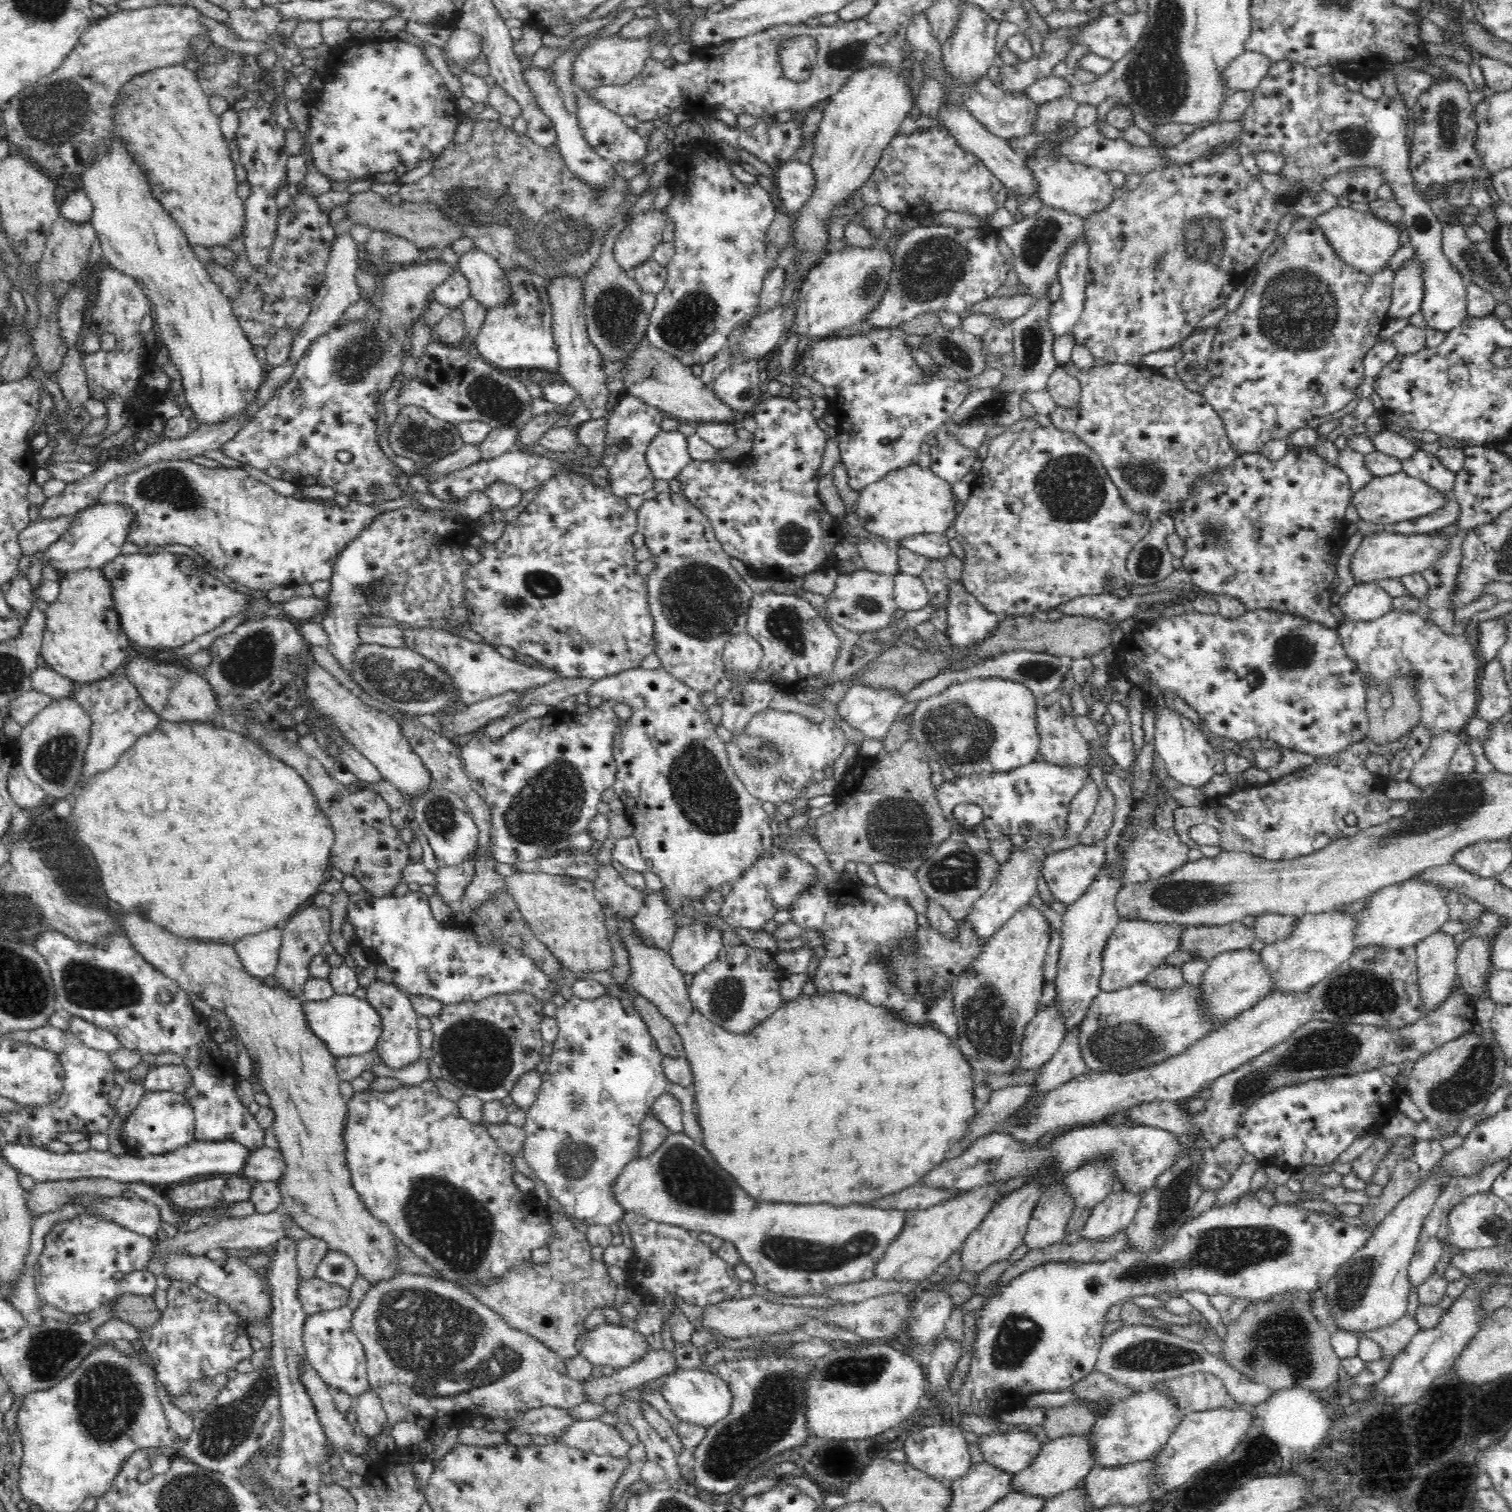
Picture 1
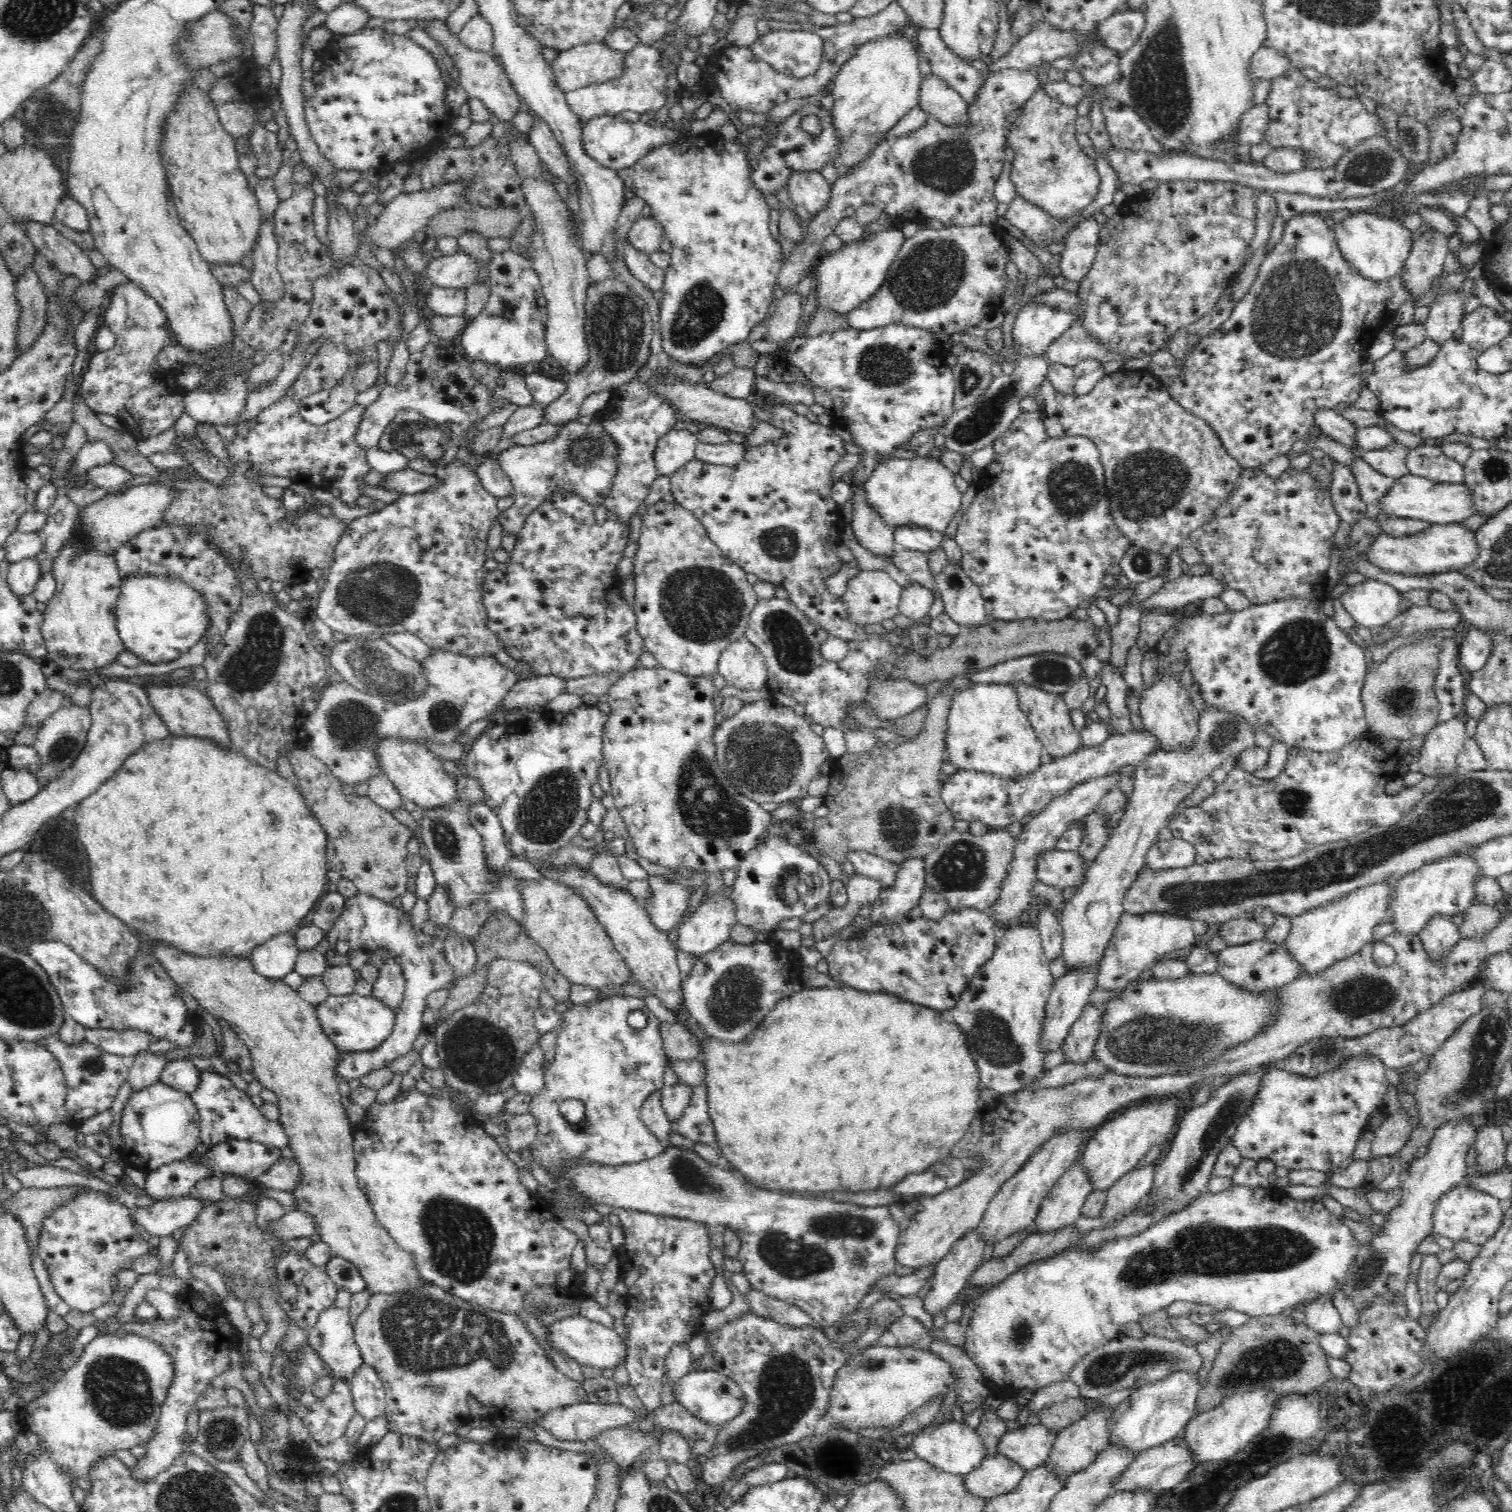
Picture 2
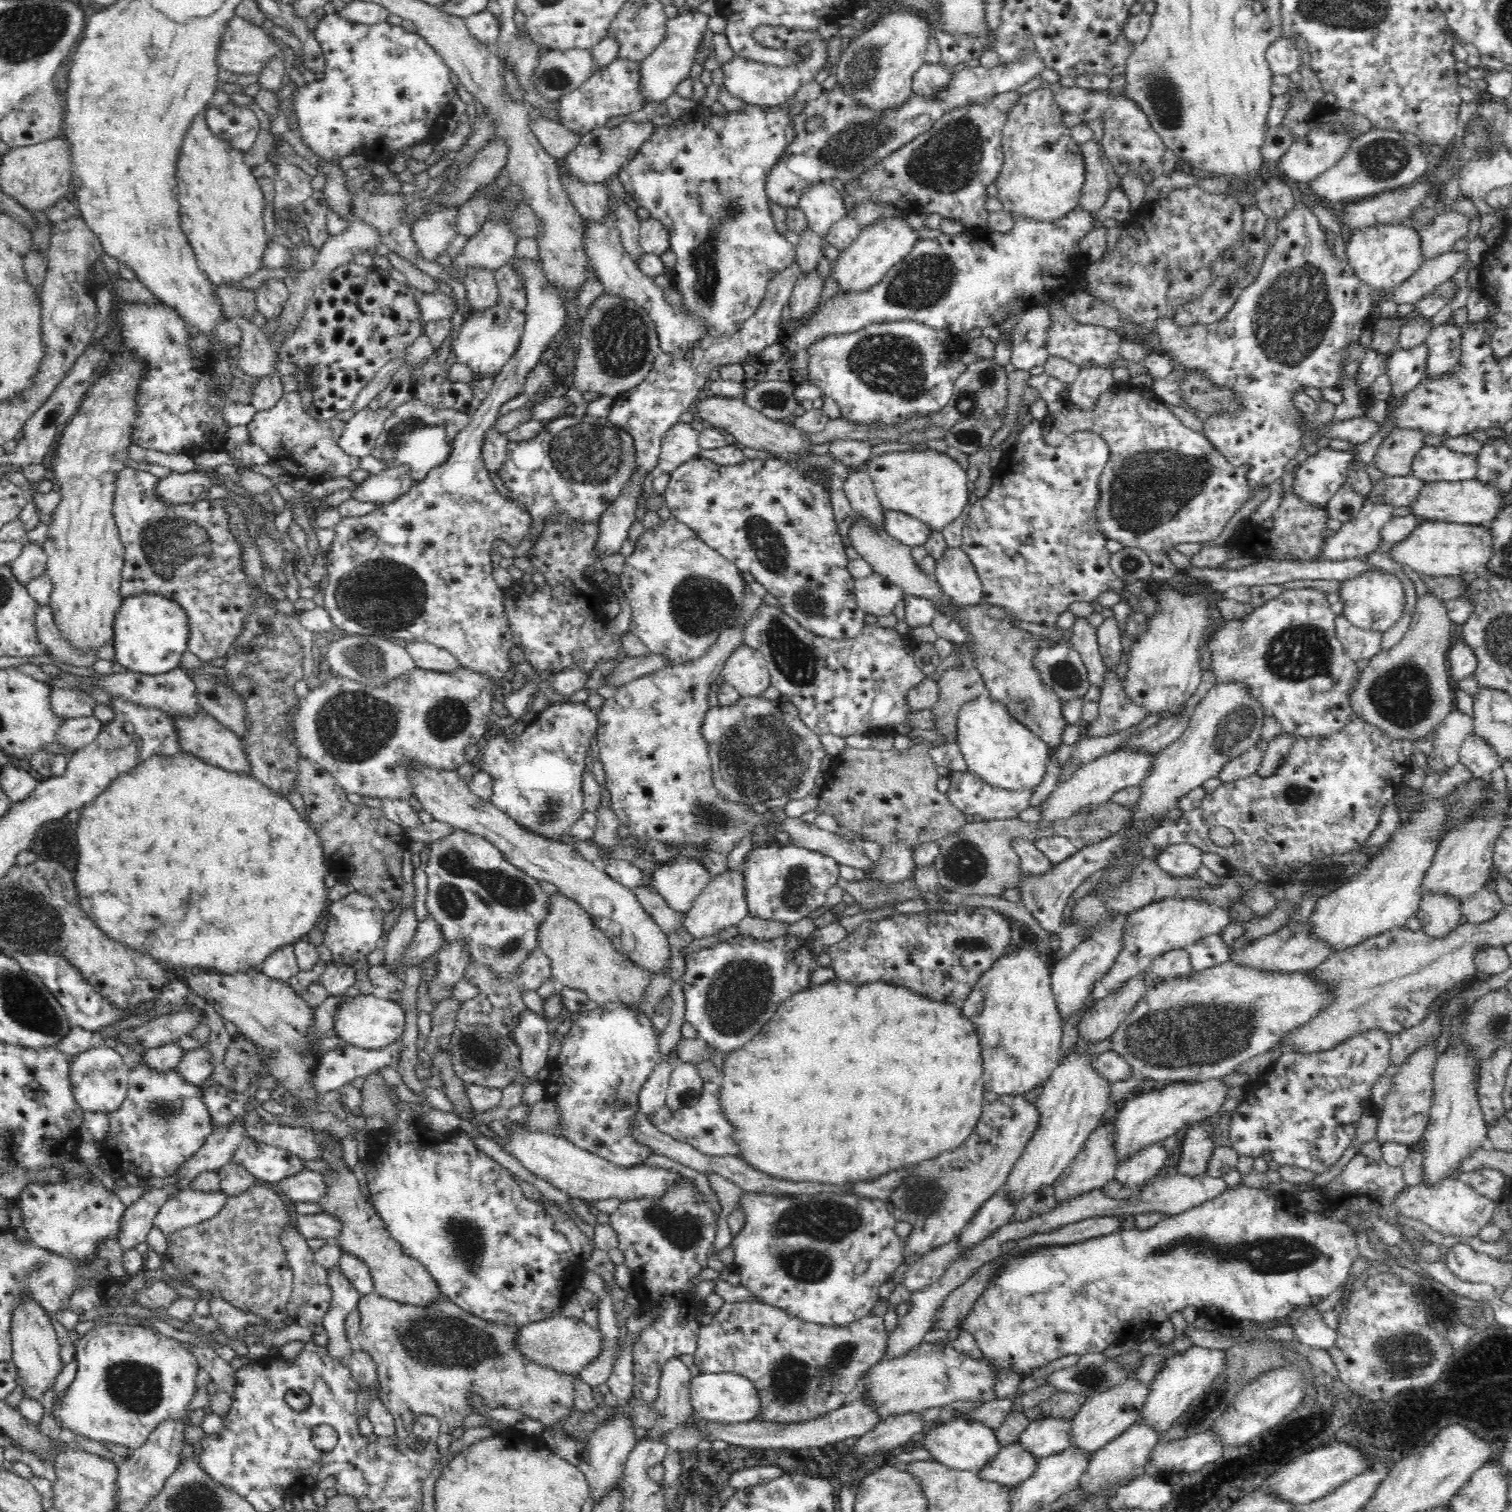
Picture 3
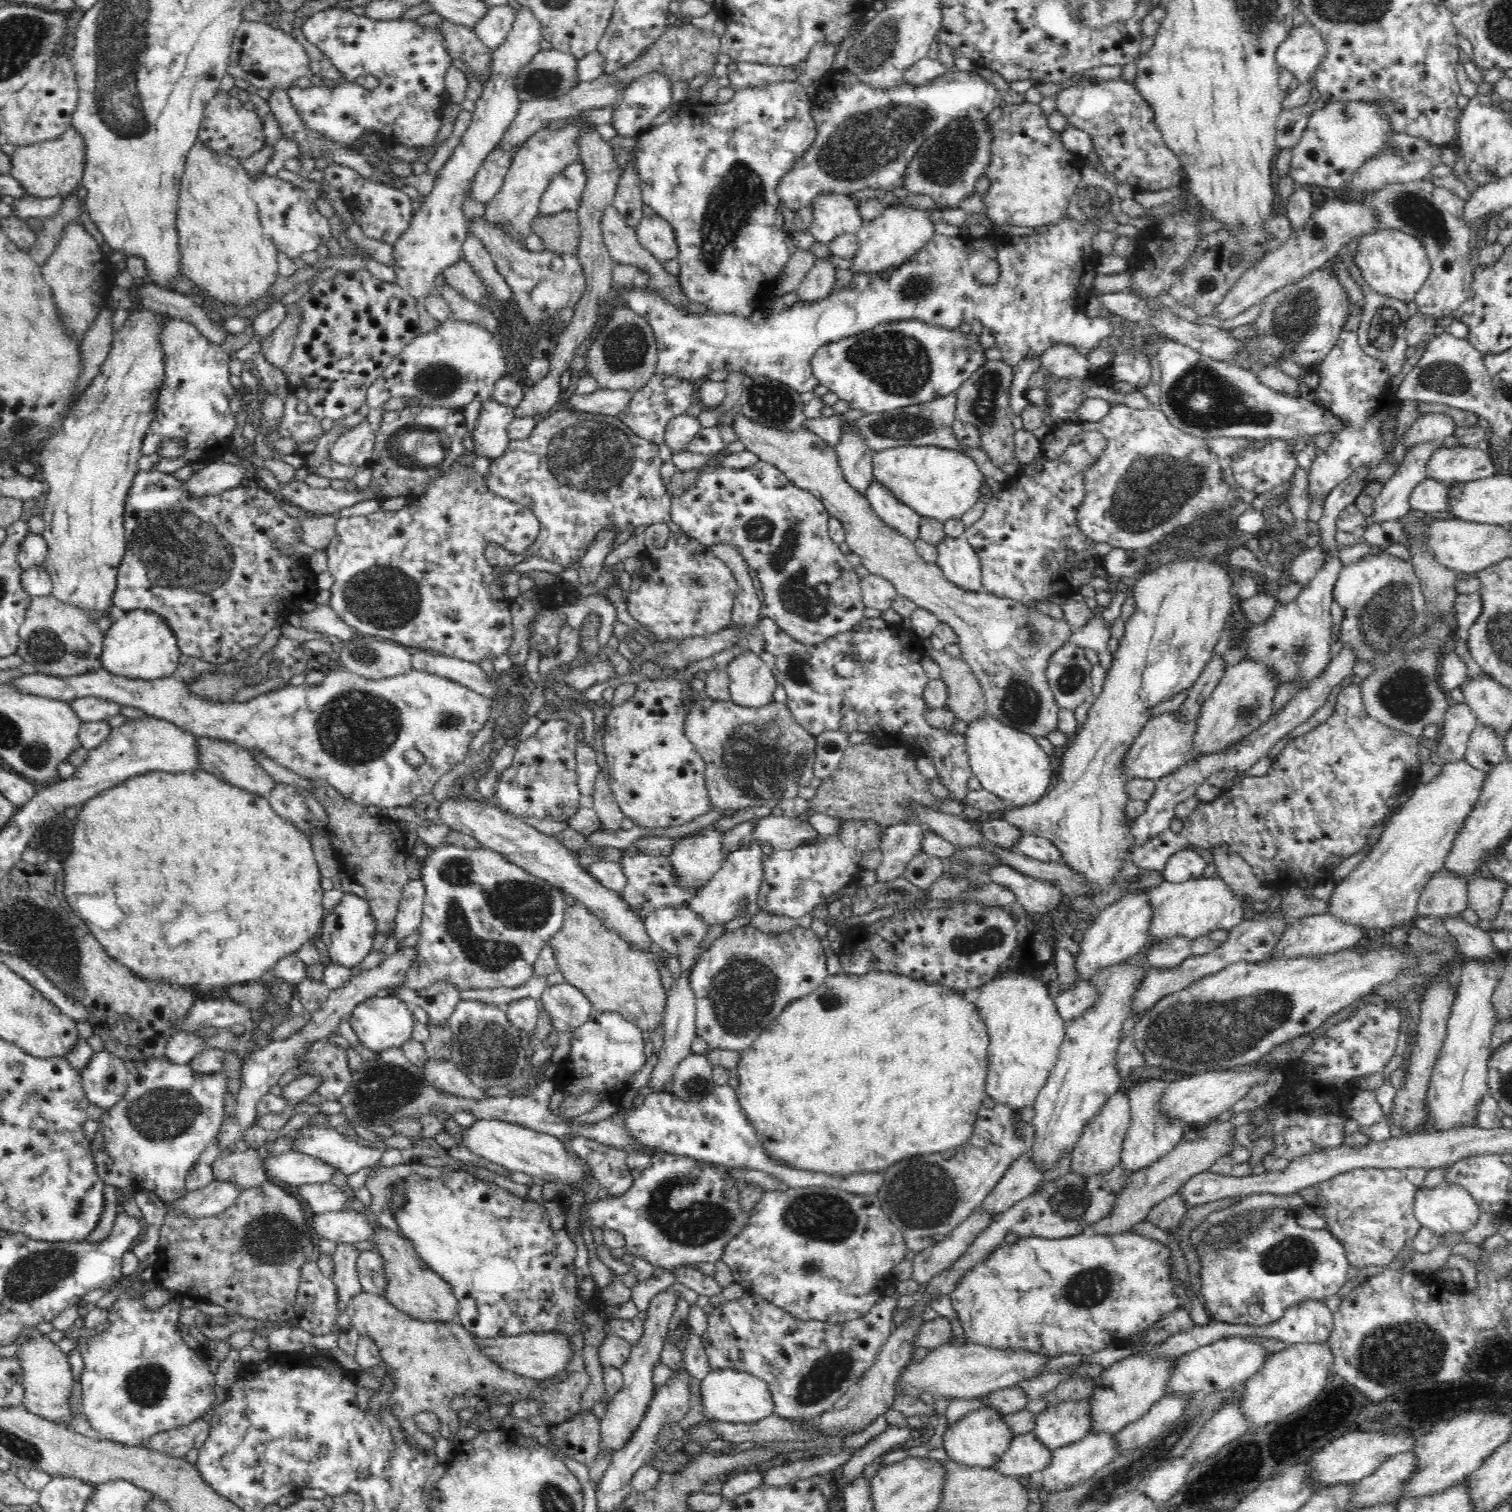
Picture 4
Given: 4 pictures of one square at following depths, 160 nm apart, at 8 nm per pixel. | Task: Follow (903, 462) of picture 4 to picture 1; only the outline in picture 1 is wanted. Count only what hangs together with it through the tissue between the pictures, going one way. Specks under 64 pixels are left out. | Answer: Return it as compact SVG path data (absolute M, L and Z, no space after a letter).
M914 463L865 486L854 506L866 532L900 543L916 535L945 534L955 522L956 503L951 484L935 476L930 467L922 468Z

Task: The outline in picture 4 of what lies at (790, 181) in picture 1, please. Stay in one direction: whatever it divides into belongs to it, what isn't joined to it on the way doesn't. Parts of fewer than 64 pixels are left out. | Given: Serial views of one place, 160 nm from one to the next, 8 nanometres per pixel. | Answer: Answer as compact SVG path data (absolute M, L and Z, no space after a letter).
M819 194L809 205L813 214L809 230L817 242L829 244L840 233L856 233L863 223L858 207L849 195Z

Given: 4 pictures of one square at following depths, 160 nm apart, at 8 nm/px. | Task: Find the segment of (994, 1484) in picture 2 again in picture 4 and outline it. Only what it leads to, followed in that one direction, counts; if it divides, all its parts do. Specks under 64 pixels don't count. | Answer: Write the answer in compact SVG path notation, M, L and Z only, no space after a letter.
M1031 1432L1012 1437L1006 1452L991 1466L998 1474L1030 1481L1050 1462L1052 1450L1035 1440Z

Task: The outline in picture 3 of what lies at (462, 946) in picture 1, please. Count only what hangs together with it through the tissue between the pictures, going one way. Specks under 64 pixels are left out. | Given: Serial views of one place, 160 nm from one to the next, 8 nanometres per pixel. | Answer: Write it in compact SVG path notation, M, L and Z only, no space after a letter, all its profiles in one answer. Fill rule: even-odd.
M353 890L342 900L328 902L325 914L327 927L323 930L323 945L331 950L334 963L348 965L355 961L363 962L381 945L385 912L371 896ZM402 1037L392 1041L390 1044L383 1046L379 1049L366 1050L352 1045L338 1045L329 1051L326 1051L318 1062L318 1068L316 1068L316 1080L314 1080L314 1087L318 1087L322 1092L328 1092L329 1090L338 1090L346 1084L351 1084L354 1078L366 1078L374 1073L380 1073L382 1068L388 1068L388 1066L396 1067L400 1058L402 1058Z

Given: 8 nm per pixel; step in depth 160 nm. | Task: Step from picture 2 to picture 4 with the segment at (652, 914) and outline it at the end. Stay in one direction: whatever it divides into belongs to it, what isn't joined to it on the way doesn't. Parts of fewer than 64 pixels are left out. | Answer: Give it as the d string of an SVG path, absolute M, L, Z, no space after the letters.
M711 825L702 829L696 836L685 836L680 842L674 844L674 852L669 856L672 869L674 869L674 881L679 888L702 888L718 873L726 858L721 849L720 830L711 828Z

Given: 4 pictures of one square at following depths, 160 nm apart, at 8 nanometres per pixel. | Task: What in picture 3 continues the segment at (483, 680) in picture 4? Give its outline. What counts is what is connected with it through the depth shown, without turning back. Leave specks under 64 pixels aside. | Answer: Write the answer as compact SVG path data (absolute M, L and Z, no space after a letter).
M420 640L405 641L403 642L403 647L408 651L418 668L450 672L456 667L460 667L459 662L450 652L431 642Z

